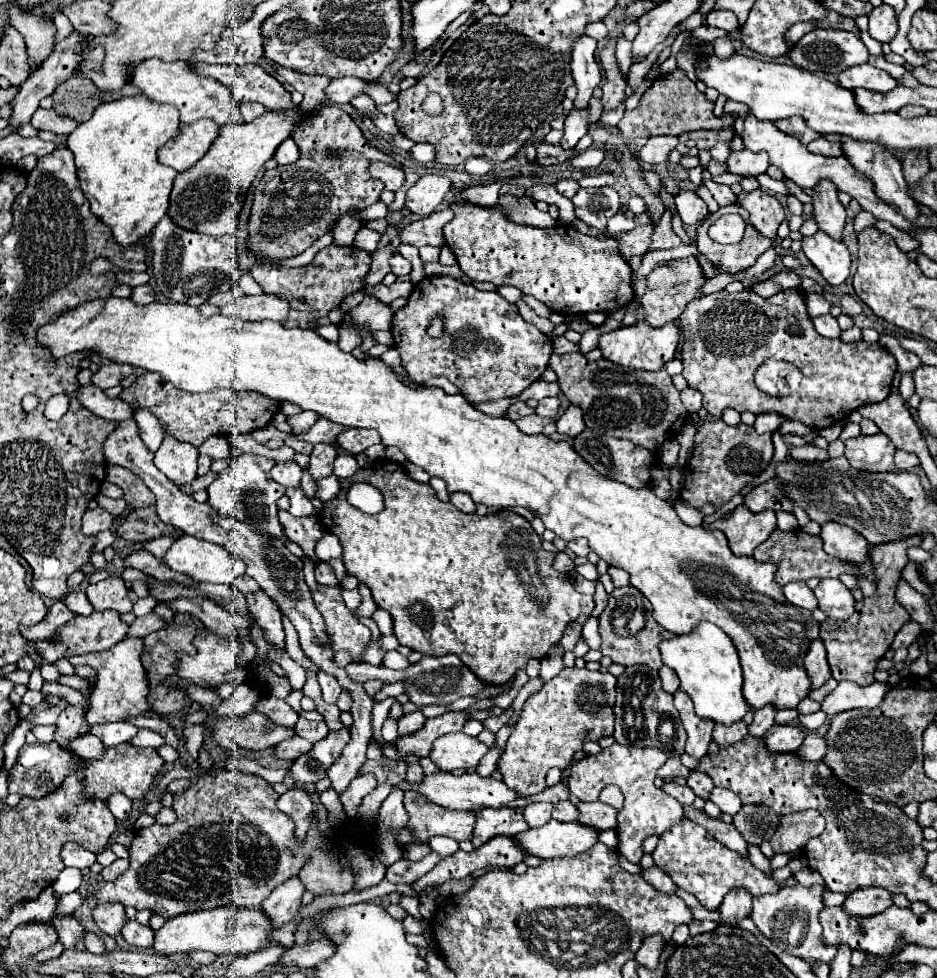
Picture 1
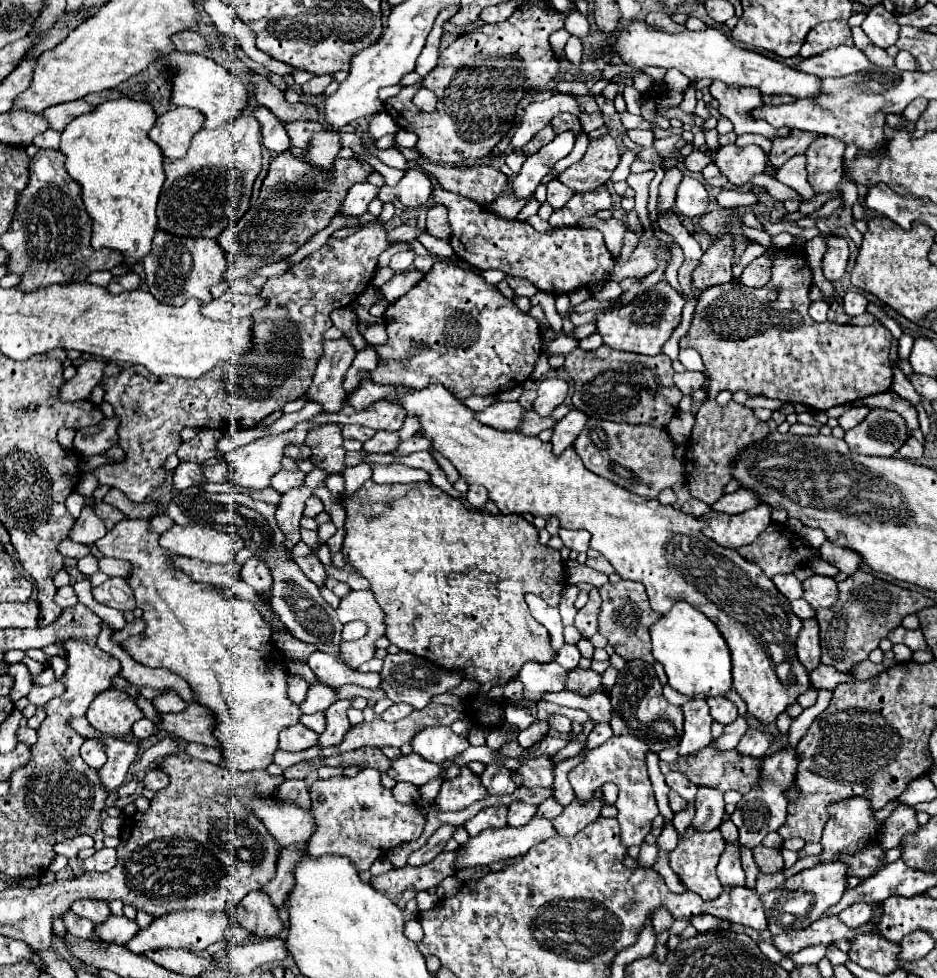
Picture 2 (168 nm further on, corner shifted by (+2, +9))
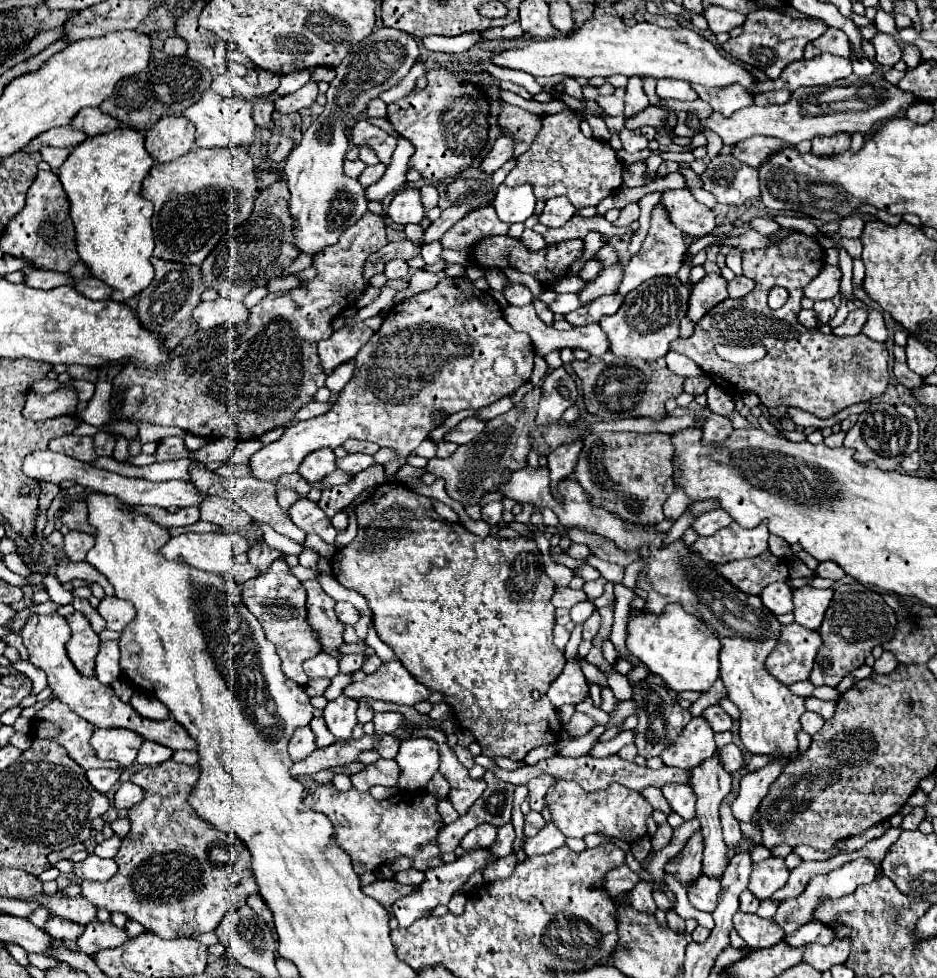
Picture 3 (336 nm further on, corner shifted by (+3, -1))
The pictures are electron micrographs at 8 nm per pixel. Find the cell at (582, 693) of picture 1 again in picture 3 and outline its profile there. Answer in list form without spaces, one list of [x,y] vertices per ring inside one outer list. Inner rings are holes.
[[[545,775],[545,777],[533,777],[529,781],[529,805],[533,811],[541,811],[543,809],[543,799],[545,799],[545,793],[547,793],[547,787],[551,785],[553,777]]]

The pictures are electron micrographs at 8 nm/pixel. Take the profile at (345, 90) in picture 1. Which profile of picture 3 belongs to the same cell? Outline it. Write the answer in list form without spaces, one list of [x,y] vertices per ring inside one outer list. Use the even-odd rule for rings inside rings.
[[[309,81],[307,85],[303,85],[299,91],[283,95],[275,101],[275,109],[279,115],[289,115],[289,113],[297,113],[305,107],[311,107],[315,103],[317,97],[317,83]]]

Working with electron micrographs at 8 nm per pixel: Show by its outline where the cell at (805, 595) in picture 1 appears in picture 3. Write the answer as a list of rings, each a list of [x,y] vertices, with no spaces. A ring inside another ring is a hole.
[[[771,583],[767,585],[761,593],[761,603],[773,613],[773,615],[783,615],[793,611],[791,603],[791,589],[787,583]]]

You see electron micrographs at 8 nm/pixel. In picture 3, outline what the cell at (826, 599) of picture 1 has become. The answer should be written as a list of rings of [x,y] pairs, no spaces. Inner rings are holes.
[[[801,587],[793,591],[793,615],[795,623],[817,631],[823,615],[831,603],[833,591],[831,589],[813,589],[813,587]]]

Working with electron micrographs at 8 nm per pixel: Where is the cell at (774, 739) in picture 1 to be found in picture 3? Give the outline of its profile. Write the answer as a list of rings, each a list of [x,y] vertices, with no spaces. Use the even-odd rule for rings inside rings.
[[[729,743],[729,745],[721,747],[721,749],[717,749],[715,755],[723,763],[723,769],[729,771],[729,773],[739,771],[745,765],[743,763],[743,755],[741,755],[741,751],[739,751],[739,747],[735,743]]]

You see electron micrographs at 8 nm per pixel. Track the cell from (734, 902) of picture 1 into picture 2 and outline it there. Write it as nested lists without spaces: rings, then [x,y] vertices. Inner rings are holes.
[[[726,845],[726,851],[722,853],[718,877],[724,887],[744,887],[744,869],[740,865],[740,853],[734,845]]]

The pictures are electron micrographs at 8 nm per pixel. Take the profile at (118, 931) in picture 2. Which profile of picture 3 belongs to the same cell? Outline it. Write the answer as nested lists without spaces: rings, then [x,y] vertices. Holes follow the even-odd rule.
[[[95,919],[85,927],[83,935],[77,939],[77,945],[79,945],[79,951],[93,955],[93,953],[109,949],[109,947],[119,947],[127,939],[129,939],[127,933],[119,927],[115,927],[111,921],[101,923]]]

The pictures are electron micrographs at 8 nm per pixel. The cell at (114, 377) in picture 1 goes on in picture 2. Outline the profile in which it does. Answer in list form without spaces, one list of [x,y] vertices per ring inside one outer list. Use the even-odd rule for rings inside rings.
[[[86,361],[78,367],[76,375],[64,383],[64,387],[60,389],[60,397],[62,401],[80,401],[80,399],[88,399],[88,395],[92,393],[92,389],[102,381],[104,377],[104,361]]]

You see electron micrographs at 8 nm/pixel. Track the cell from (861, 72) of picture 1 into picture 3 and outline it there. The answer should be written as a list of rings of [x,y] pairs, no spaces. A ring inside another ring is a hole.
[[[819,55],[815,59],[799,59],[789,63],[781,71],[781,75],[775,79],[773,89],[795,91],[799,87],[829,85],[833,81],[849,77],[851,73],[851,59],[845,57]]]

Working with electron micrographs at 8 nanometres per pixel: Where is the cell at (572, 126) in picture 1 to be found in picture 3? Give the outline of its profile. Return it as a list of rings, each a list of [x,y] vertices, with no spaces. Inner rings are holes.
[[[531,185],[521,187],[499,187],[499,195],[493,201],[493,207],[501,221],[505,223],[523,223],[533,215],[535,195]]]

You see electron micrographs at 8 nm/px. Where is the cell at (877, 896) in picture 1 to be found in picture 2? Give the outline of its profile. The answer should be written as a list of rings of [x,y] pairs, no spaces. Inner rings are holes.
[[[858,903],[858,905],[848,905],[848,909],[844,909],[844,911],[840,911],[840,919],[842,919],[842,923],[846,923],[848,927],[852,927],[852,929],[856,929],[856,927],[860,927],[862,923],[866,923],[866,921],[870,921],[872,919],[872,913],[874,913],[874,909],[876,909],[876,905],[878,903]]]

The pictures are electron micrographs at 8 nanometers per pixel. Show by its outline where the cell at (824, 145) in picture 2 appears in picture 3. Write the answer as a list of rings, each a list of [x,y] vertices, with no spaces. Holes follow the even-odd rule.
[[[831,135],[831,137],[815,137],[813,153],[815,155],[837,155],[851,145],[851,135]]]

